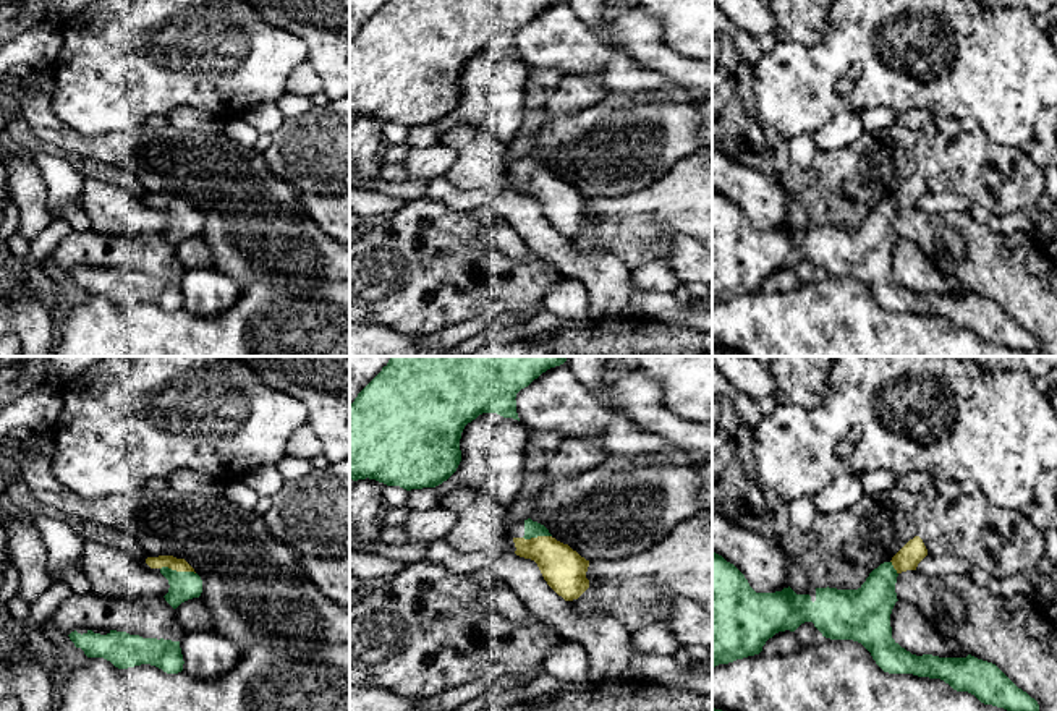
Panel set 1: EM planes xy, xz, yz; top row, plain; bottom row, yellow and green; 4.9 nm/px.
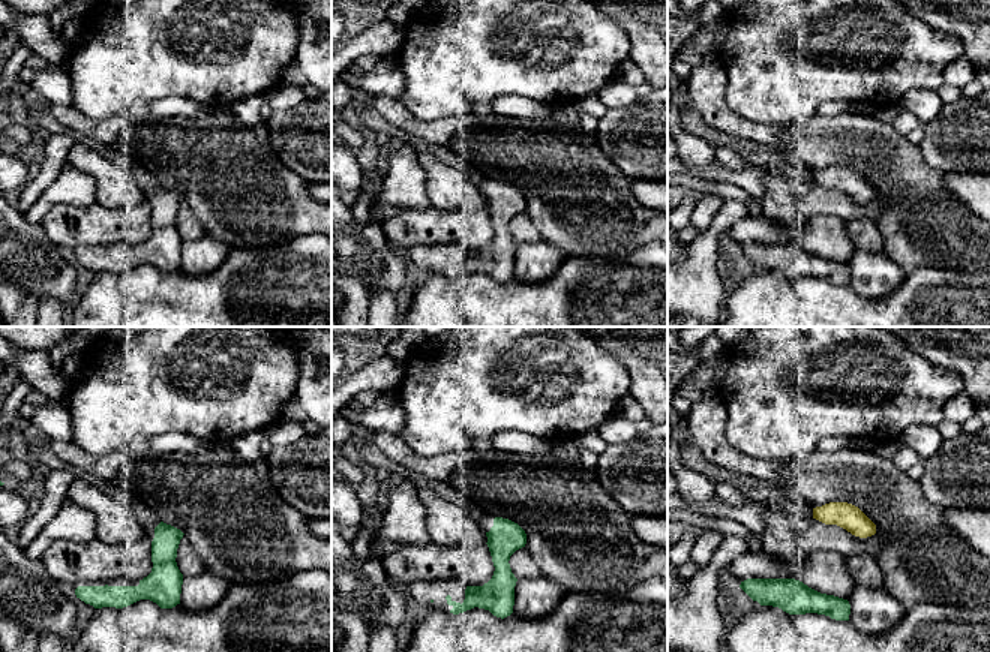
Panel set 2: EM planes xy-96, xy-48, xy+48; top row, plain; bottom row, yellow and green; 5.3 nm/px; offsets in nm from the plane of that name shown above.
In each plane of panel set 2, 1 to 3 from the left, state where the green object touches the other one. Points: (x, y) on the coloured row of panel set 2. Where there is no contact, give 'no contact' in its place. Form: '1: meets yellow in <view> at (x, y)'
1: no contact
2: no contact
3: no contact

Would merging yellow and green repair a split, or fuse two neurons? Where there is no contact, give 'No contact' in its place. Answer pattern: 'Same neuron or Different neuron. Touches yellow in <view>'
Same neuron. Touches yellow in xy

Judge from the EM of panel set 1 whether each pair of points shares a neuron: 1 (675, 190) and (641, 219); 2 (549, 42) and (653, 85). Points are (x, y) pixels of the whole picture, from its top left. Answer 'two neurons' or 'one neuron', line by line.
1: one neuron
2: one neuron

